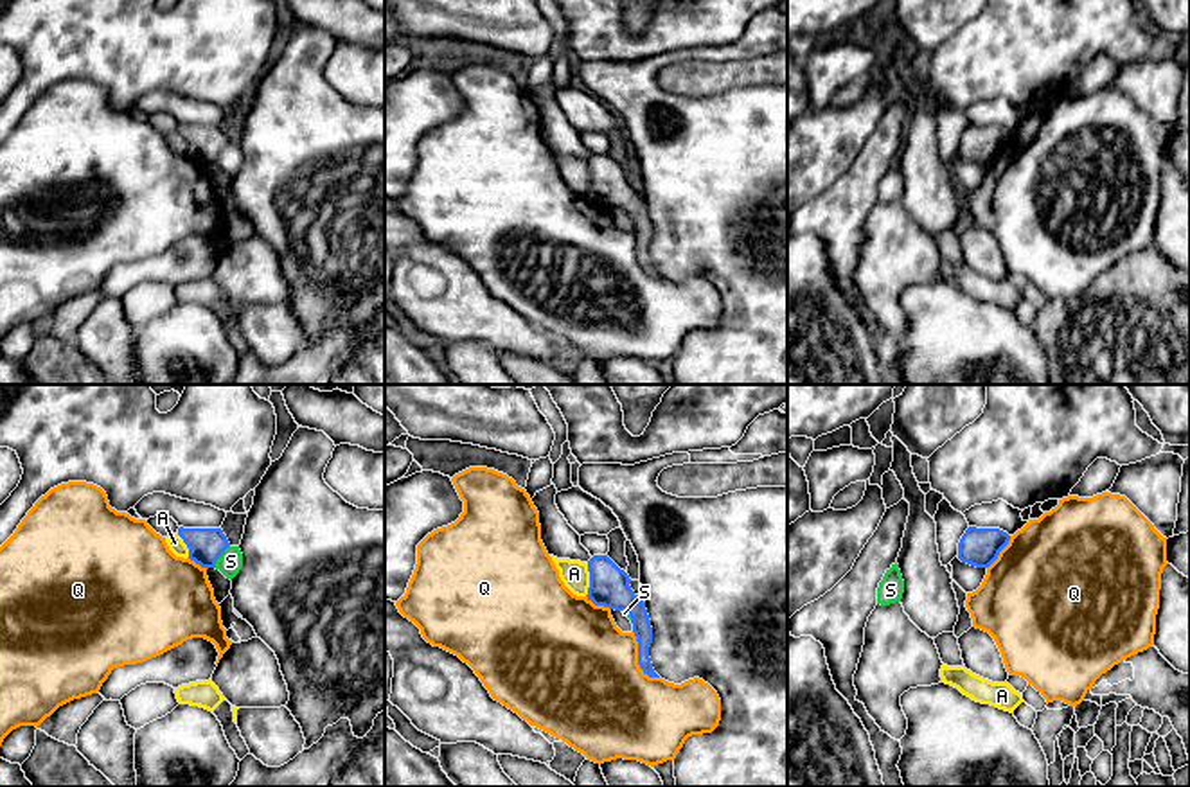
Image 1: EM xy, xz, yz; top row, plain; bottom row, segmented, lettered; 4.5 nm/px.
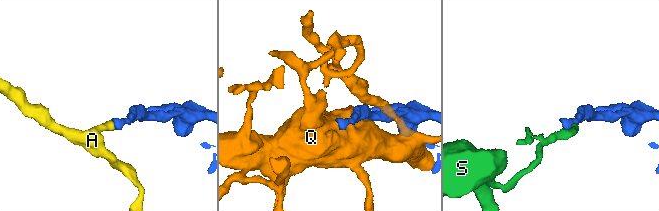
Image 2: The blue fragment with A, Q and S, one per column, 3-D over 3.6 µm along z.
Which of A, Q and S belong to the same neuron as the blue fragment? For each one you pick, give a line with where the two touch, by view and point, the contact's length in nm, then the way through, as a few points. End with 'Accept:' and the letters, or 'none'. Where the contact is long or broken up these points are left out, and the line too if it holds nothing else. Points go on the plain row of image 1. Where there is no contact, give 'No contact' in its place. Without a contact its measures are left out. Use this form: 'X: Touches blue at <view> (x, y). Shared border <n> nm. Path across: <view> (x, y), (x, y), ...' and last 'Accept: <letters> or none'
Accept: none

